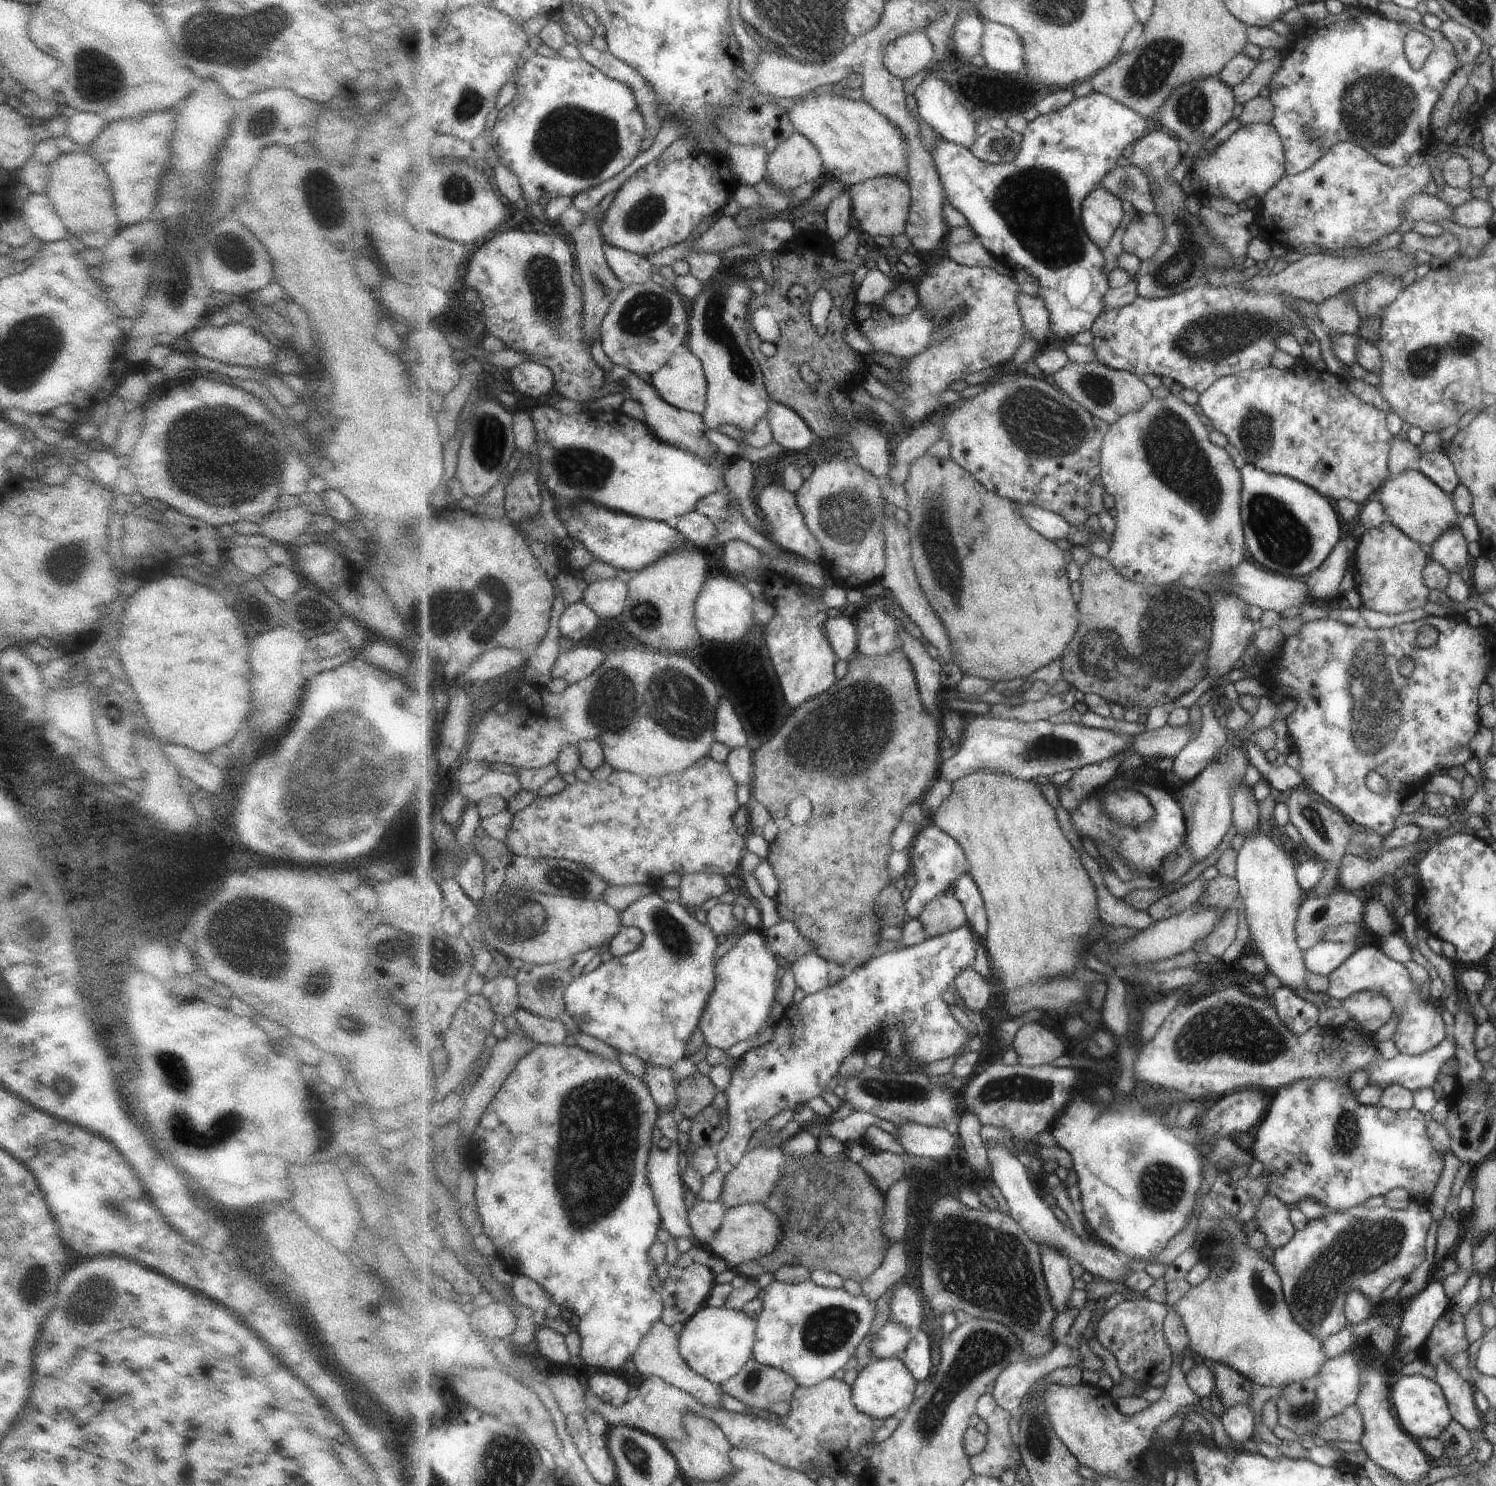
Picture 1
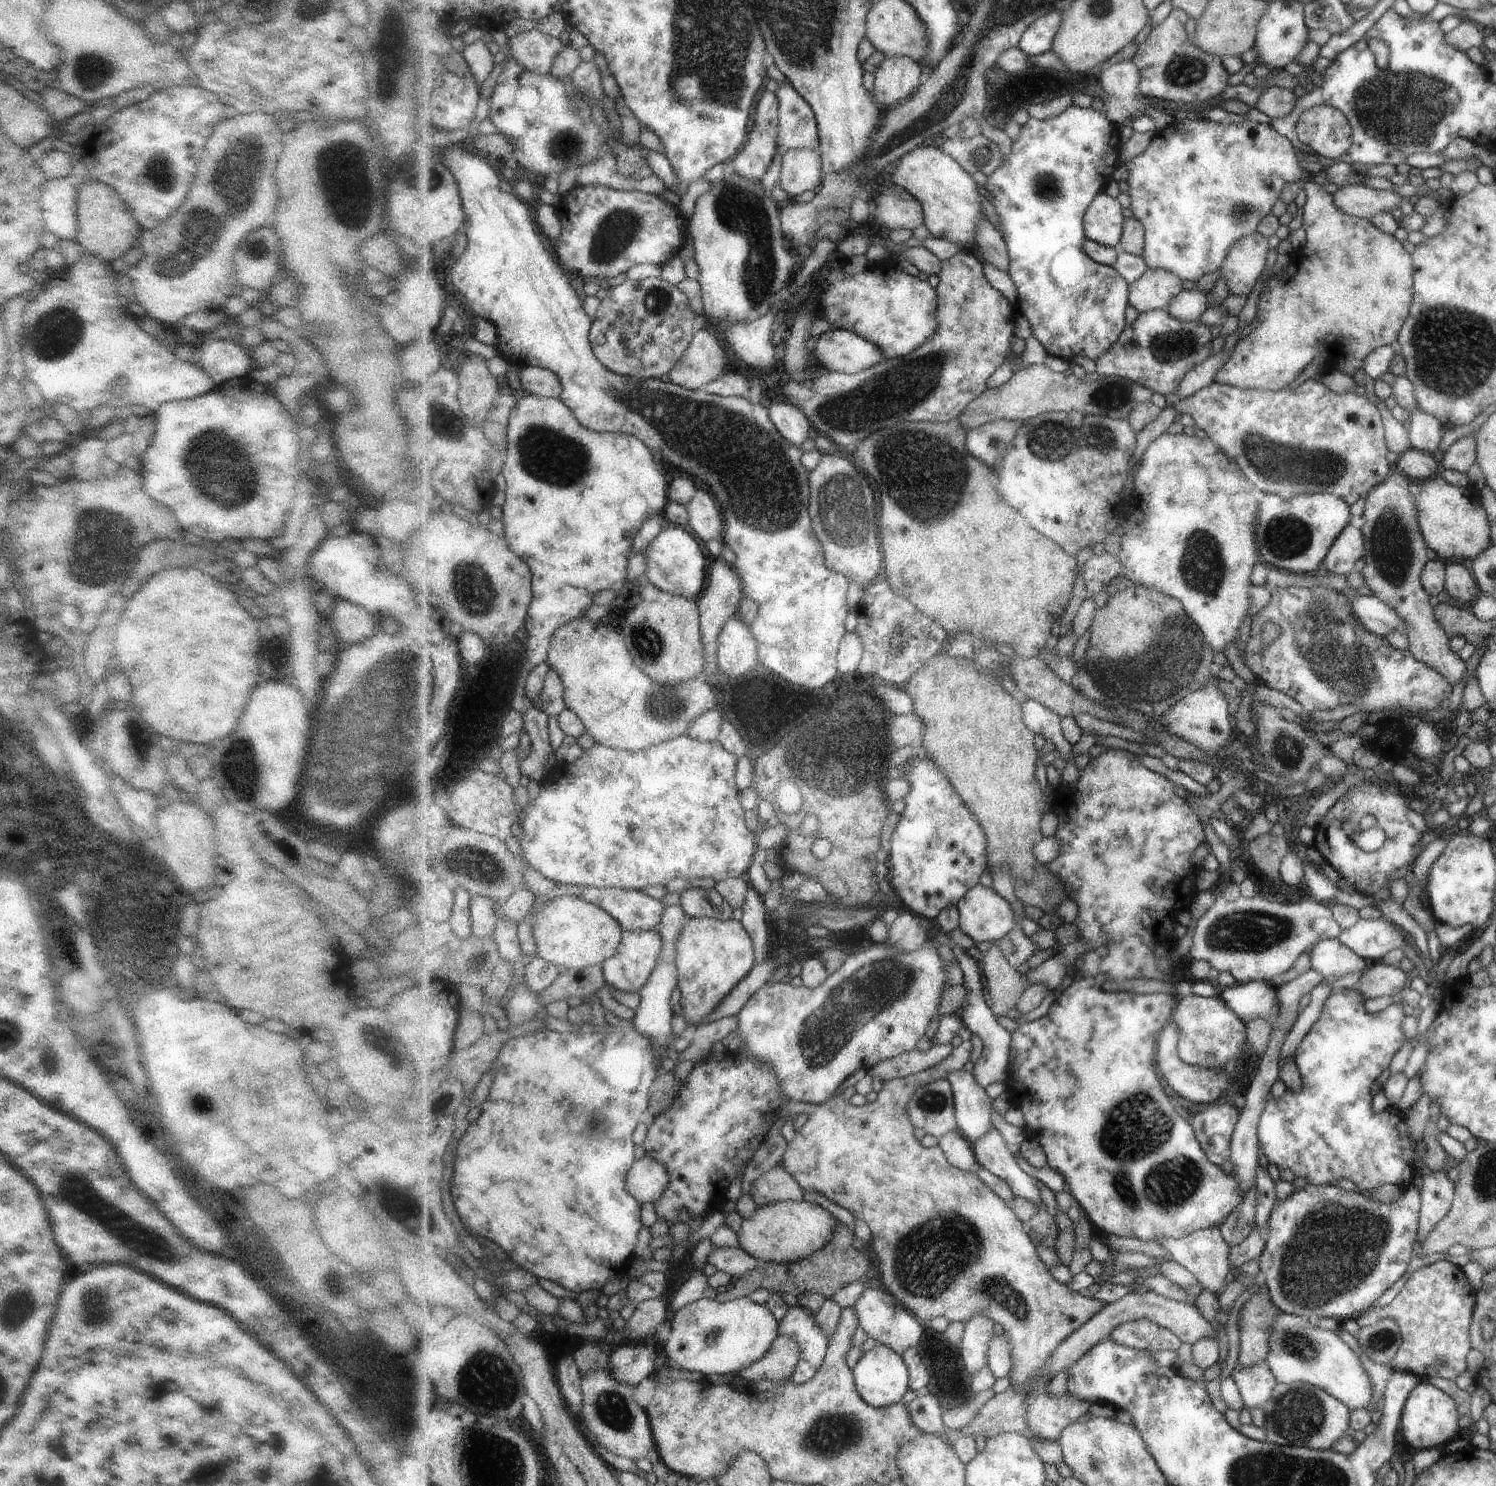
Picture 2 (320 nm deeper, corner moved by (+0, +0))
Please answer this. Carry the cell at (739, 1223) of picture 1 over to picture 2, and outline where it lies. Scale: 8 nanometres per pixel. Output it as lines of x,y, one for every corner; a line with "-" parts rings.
781,1201
757,1207
754,1214
743,1219
737,1232
743,1250
761,1262
796,1263
823,1251
836,1236
840,1222
823,1206
802,1201

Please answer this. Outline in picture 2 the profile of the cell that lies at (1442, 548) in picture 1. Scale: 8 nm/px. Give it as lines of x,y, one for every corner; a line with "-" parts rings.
1460,560
1445,561
1443,590
1454,603
1460,602
1467,606
1475,600
1478,588
1467,563

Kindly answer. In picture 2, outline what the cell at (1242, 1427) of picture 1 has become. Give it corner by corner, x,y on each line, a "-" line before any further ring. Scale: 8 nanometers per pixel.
1266,1358
1248,1367
1237,1364
1231,1376
1236,1380
1246,1409
1249,1410
1261,1407
1278,1385

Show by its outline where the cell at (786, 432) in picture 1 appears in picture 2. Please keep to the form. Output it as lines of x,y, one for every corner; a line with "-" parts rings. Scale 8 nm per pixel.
769,312
754,321
738,322
726,328
724,337
737,356
757,370
775,369
775,346
771,340
775,314

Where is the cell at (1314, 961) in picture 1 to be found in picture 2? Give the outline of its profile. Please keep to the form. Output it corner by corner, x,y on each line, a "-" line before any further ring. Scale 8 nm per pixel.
1357,919
1355,924
1341,930
1336,936
1348,949
1365,962
1379,961
1392,948
1405,945
1404,933
1393,923
1378,919

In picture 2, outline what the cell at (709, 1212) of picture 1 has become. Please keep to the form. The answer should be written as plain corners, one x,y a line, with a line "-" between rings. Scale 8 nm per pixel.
712,1247
707,1261
715,1266
717,1271
729,1273
732,1277
736,1278
746,1275
762,1264
760,1259
752,1257
741,1247
738,1249

